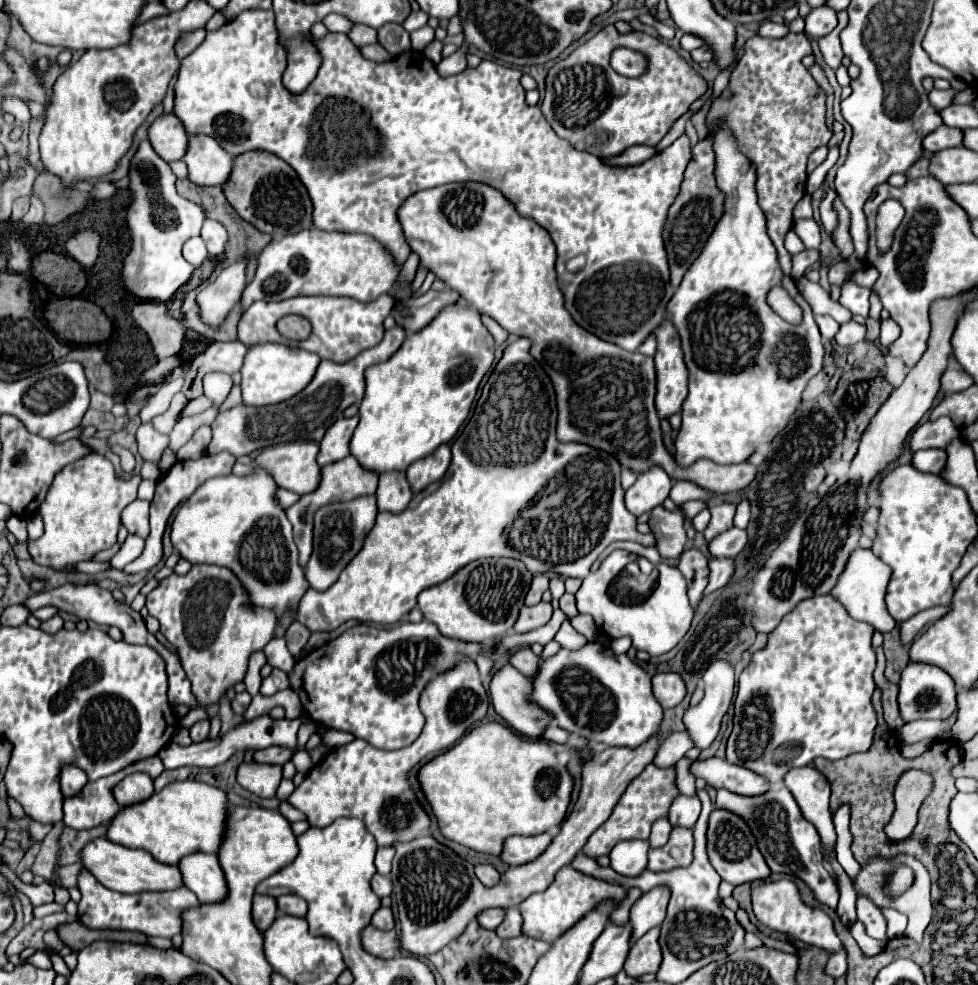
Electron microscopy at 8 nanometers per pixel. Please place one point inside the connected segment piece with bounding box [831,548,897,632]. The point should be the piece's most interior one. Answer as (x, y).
(861, 589)

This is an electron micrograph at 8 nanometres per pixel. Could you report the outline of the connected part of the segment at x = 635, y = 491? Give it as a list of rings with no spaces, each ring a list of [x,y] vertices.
[[[649,468],[643,476],[637,476],[637,482],[625,492],[625,508],[641,516],[645,512],[651,512],[655,506],[663,504],[663,500],[669,496],[671,490],[671,478],[661,468]]]

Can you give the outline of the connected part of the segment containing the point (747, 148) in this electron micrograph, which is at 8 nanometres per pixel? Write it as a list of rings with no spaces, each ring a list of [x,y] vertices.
[[[789,32],[779,40],[749,38],[729,78],[727,90],[731,96],[713,98],[705,118],[707,126],[717,120],[727,124],[737,148],[755,166],[755,190],[767,218],[767,234],[777,248],[779,266],[787,276],[791,274],[791,254],[785,250],[783,238],[793,226],[793,208],[805,194],[807,158],[831,138],[831,130],[825,124],[825,92],[801,64],[805,54],[811,54],[811,44],[805,34]]]

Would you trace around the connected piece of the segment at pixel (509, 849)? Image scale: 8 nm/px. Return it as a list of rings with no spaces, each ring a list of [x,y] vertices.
[[[555,830],[543,832],[543,836],[509,836],[503,842],[503,852],[499,858],[509,866],[521,866],[537,856],[541,856],[543,848],[549,846],[551,838],[555,836]]]

